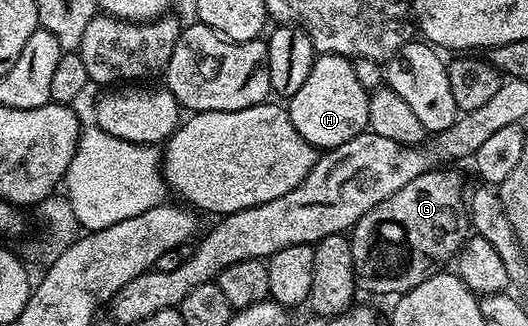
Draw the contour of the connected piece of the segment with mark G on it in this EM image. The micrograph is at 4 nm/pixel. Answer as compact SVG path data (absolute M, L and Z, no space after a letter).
M438 167L431 169L429 172L419 175L419 179L411 179L411 183L407 183L407 187L399 187L399 191L395 191L395 195L391 195L391 199L387 199L383 203L379 203L379 207L375 207L369 213L365 213L357 224L351 230L351 251L354 253L354 275L356 277L356 284L363 290L370 289L373 293L394 293L400 295L417 289L419 283L423 283L423 279L427 279L431 275L435 275L442 268L444 261L452 262L455 254L460 250L461 246L465 244L467 238L471 233L471 226L469 223L469 210L467 208L467 197L463 192L461 194L461 177L457 173L448 173L450 170L445 167Z

